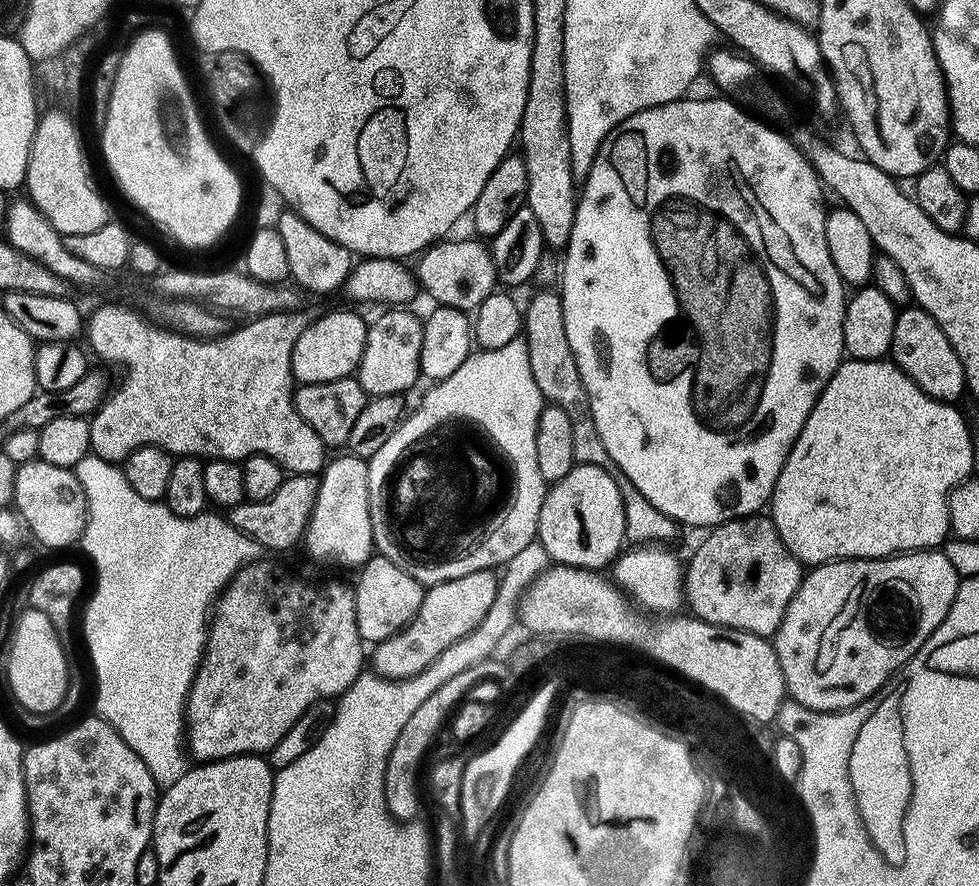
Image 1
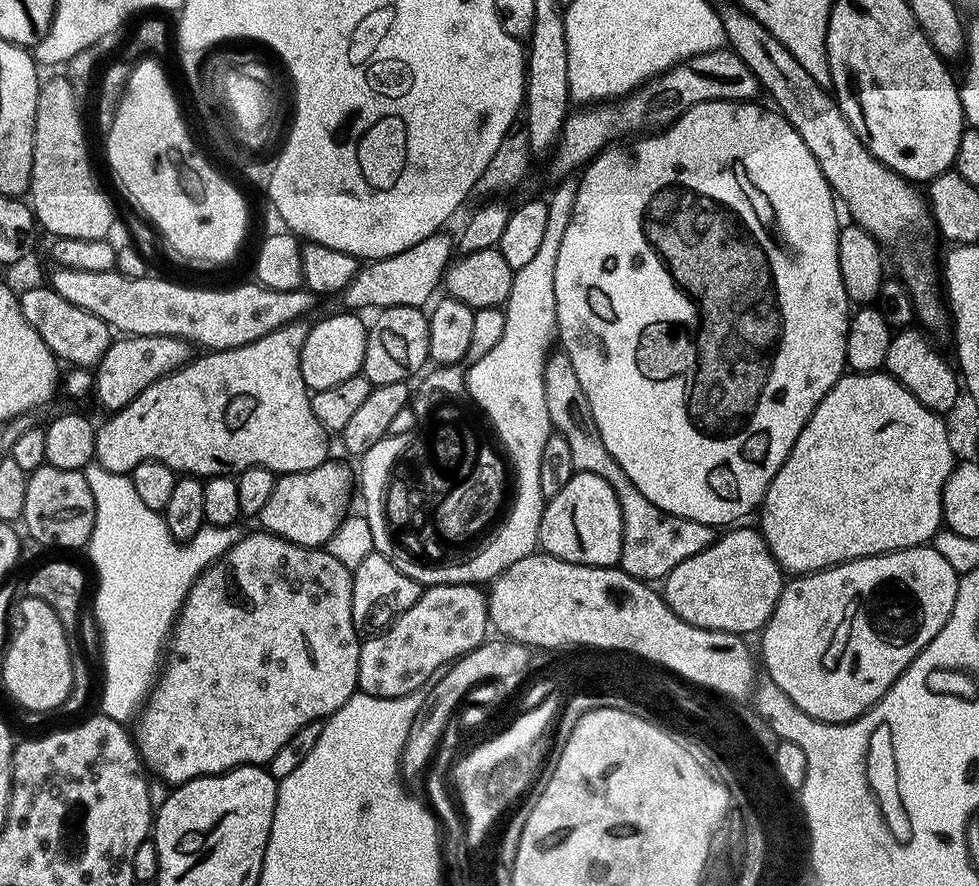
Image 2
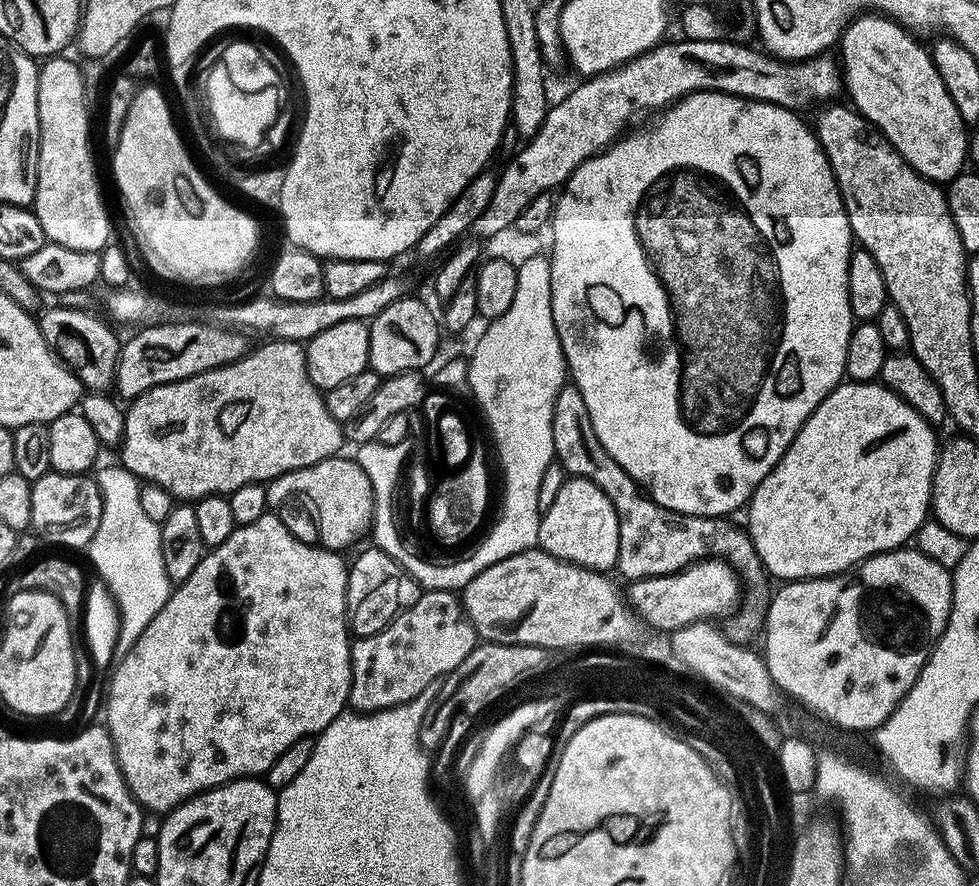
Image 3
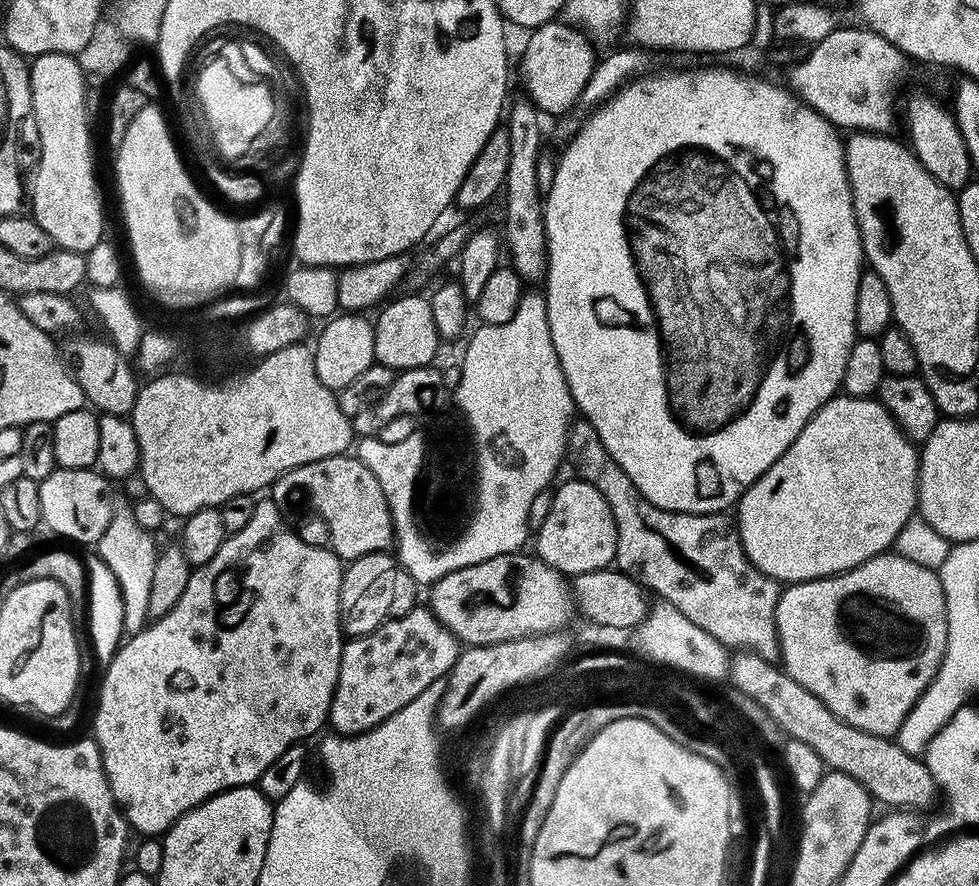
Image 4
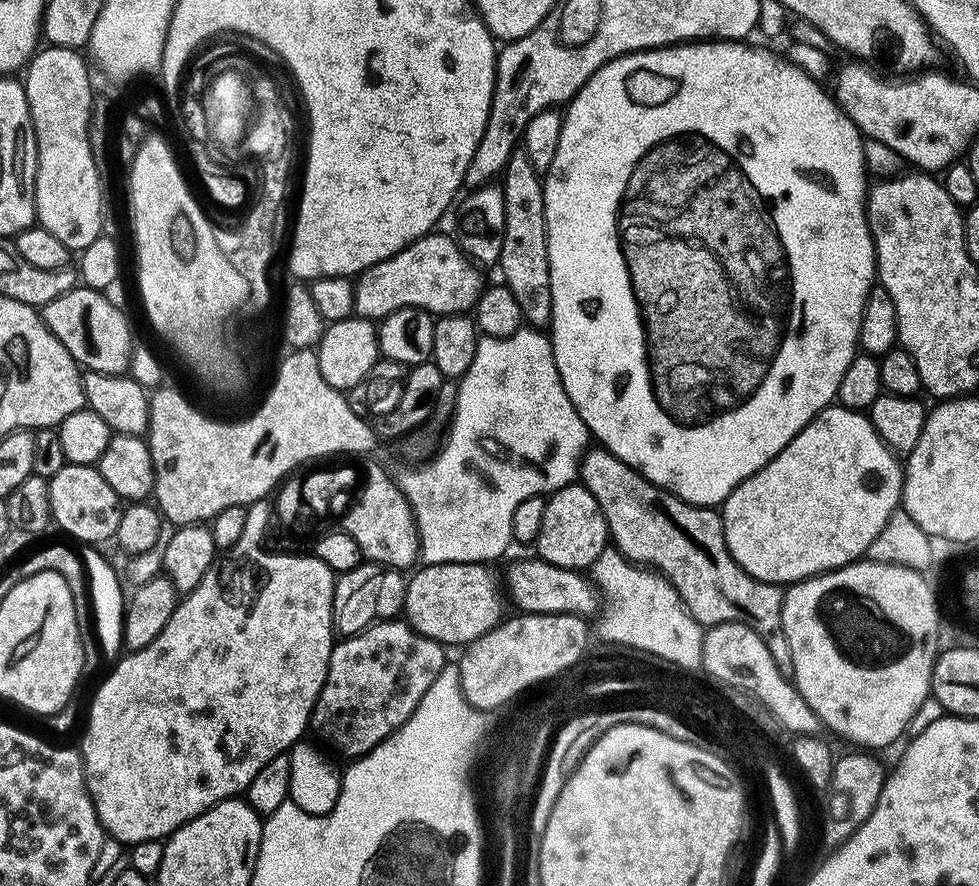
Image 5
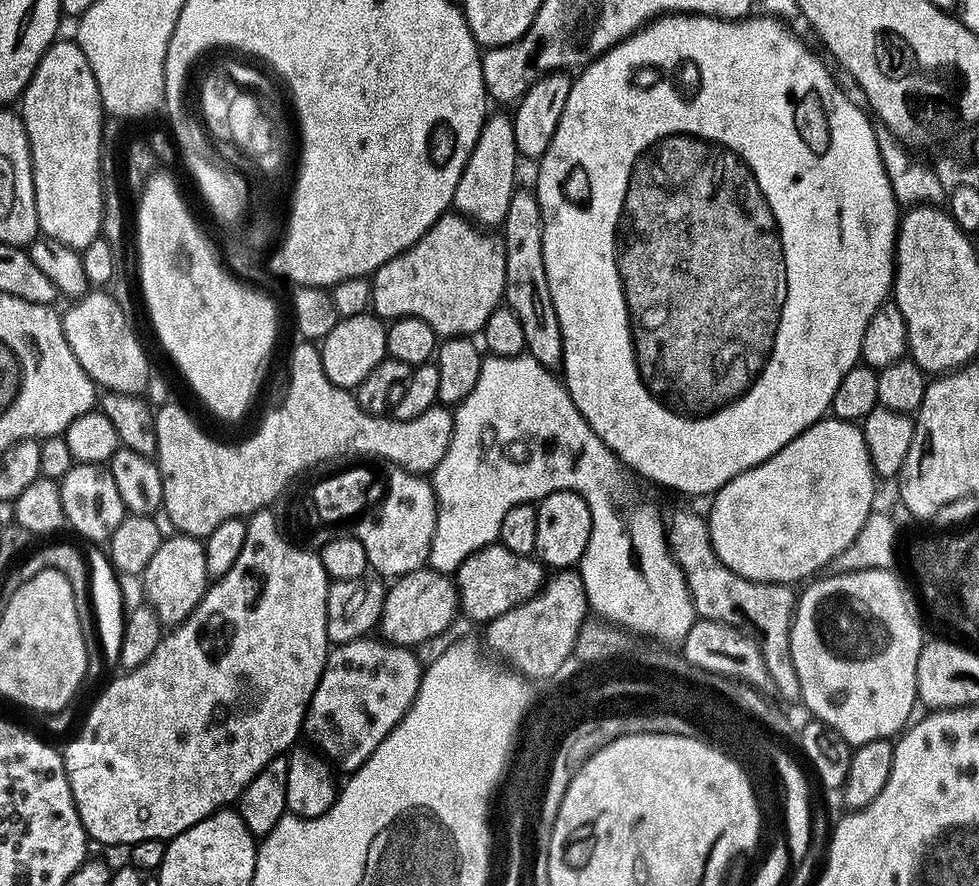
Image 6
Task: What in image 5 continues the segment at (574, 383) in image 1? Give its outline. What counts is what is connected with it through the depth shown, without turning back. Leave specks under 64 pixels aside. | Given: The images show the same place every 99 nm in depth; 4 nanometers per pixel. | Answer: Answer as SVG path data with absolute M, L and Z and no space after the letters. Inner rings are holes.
M592 446L585 451L580 460L578 480L586 490L590 490L590 494L594 494L608 523L608 535L616 551L621 552L632 563L659 572L668 579L674 590L678 590L688 612L701 626L726 622L750 625L756 633L764 637L774 662L778 662L778 670L782 670L784 676L791 677L790 642L786 642L786 634L782 626L785 589L779 584L767 584L765 580L754 578L749 572L742 570L742 566L738 566L738 562L726 546L724 518L716 508L687 504L673 492L667 492L664 488L651 484L645 476L634 471L626 462L619 460L603 446Z

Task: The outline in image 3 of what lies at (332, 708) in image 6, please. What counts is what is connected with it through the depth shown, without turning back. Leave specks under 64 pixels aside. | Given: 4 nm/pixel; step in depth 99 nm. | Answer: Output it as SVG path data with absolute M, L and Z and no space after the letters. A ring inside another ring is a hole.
M425 591L416 599L414 606L403 608L381 632L351 641L352 681L347 707L353 713L367 714L410 702L418 698L418 694L429 691L441 678L449 676L475 650L477 643L477 634L465 618L459 599L452 592Z

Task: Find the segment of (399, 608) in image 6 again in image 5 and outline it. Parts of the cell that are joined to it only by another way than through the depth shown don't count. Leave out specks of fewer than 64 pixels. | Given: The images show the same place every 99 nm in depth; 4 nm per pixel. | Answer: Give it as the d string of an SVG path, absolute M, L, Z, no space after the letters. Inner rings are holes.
M462 562L417 567L404 588L403 619L412 627L413 632L434 638L445 646L473 644L482 638L482 634L498 627L506 616L506 592L501 577L495 576L490 569L488 564Z

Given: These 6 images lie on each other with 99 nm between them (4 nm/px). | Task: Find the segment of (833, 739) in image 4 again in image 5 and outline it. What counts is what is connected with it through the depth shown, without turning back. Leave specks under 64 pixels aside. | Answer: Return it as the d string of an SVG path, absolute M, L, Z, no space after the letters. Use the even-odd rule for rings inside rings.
M726 622L713 624L704 633L704 645L700 655L702 668L711 675L713 681L720 680L730 687L755 698L760 707L775 719L779 727L796 736L814 736L821 731L818 714L806 706L806 698L796 689L795 683L778 670L764 637L748 624Z

